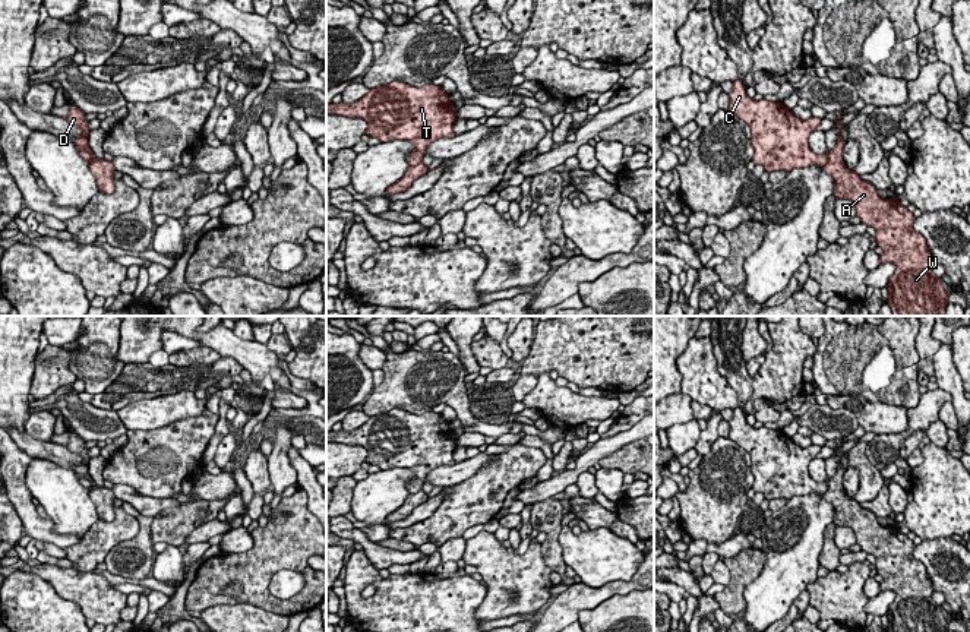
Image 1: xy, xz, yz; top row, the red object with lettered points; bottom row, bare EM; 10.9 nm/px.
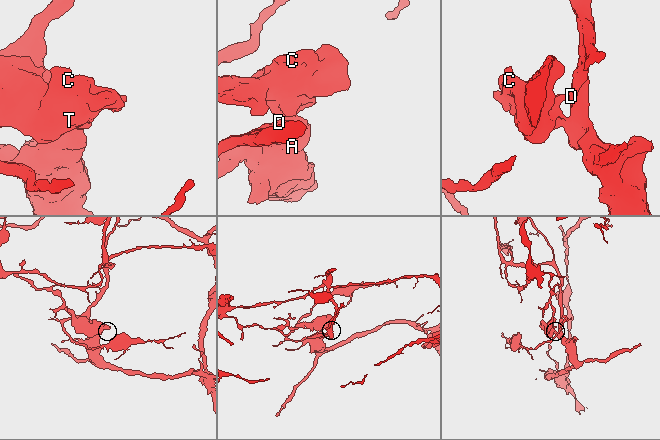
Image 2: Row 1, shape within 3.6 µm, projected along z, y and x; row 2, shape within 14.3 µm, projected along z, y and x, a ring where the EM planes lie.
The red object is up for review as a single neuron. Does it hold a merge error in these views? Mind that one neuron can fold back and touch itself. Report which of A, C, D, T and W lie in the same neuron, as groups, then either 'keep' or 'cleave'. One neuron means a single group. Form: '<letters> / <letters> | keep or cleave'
A D W / C T | cleave

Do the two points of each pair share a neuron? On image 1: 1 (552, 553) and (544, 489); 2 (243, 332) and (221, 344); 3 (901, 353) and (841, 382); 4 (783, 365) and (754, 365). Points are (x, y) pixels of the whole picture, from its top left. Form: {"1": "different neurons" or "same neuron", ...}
{"1": "different neurons", "2": "different neurons", "3": "same neuron", "4": "different neurons"}

